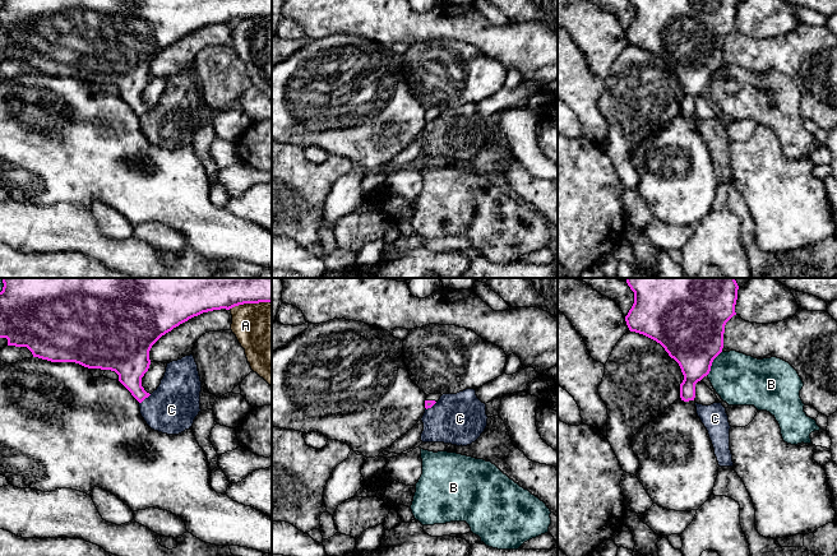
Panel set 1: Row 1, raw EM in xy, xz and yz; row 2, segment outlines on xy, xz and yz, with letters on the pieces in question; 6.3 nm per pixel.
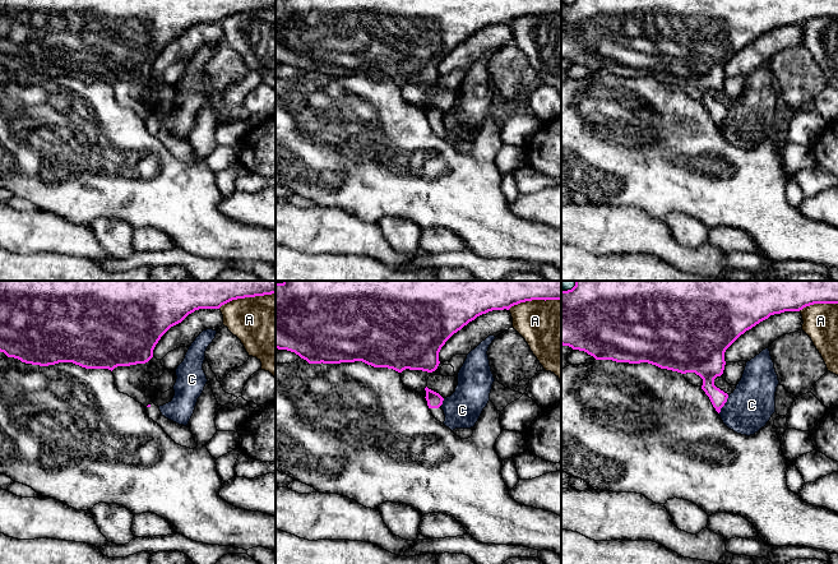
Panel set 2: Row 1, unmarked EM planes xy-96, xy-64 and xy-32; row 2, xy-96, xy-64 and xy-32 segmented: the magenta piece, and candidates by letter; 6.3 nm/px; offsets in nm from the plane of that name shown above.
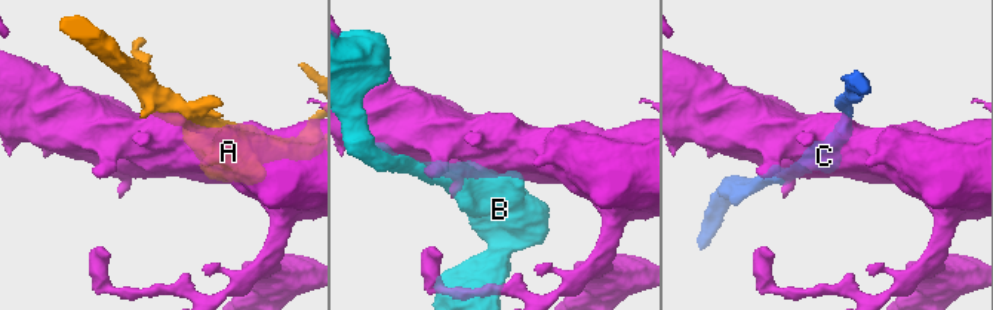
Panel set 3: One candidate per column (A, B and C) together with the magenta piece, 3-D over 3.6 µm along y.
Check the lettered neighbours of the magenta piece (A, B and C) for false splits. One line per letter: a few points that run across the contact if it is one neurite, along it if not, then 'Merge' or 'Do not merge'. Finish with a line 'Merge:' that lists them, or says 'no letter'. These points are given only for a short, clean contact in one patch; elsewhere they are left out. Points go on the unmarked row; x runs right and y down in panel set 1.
A: Do not merge
B: Do not merge
C: Do not merge
Merge: no letter

